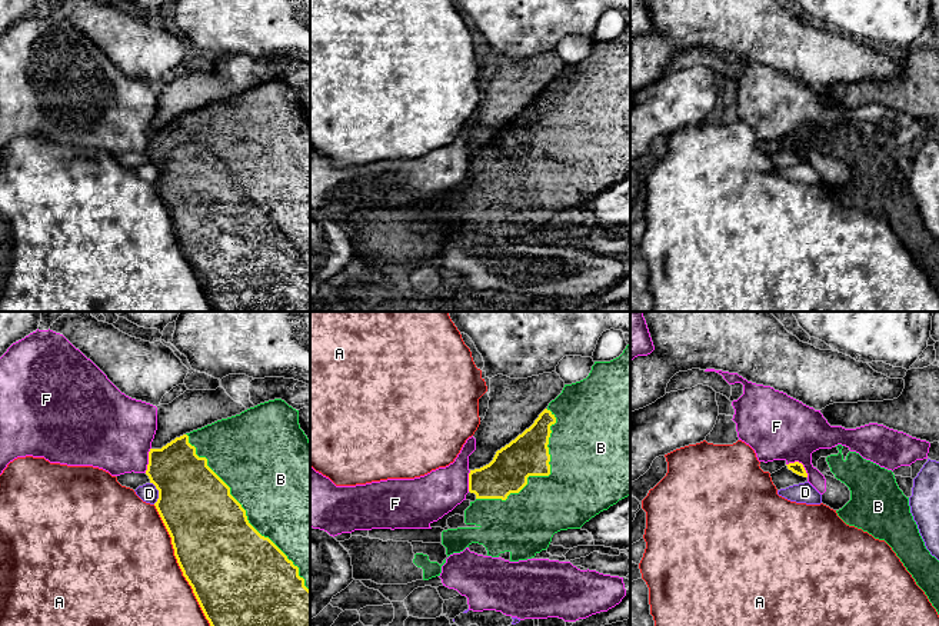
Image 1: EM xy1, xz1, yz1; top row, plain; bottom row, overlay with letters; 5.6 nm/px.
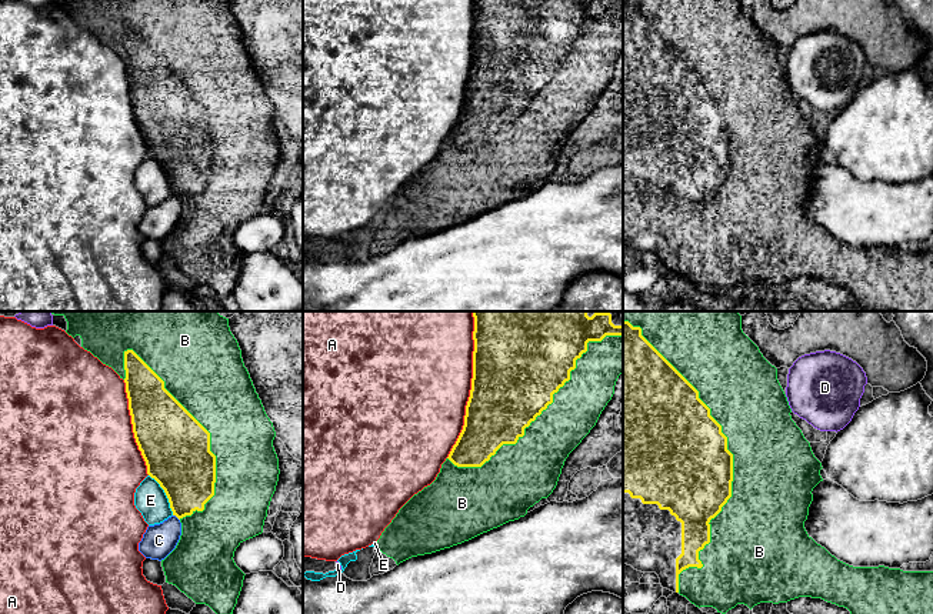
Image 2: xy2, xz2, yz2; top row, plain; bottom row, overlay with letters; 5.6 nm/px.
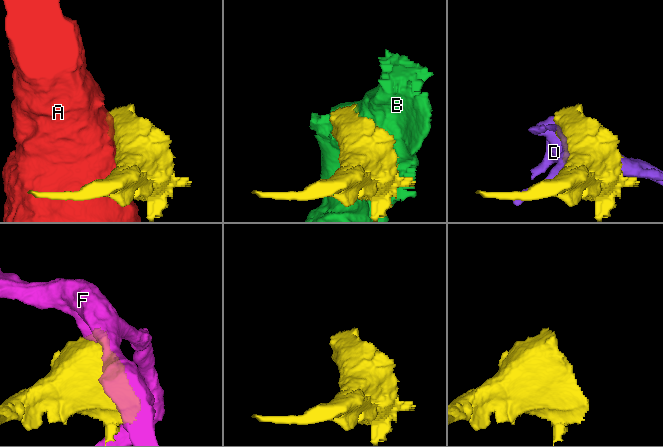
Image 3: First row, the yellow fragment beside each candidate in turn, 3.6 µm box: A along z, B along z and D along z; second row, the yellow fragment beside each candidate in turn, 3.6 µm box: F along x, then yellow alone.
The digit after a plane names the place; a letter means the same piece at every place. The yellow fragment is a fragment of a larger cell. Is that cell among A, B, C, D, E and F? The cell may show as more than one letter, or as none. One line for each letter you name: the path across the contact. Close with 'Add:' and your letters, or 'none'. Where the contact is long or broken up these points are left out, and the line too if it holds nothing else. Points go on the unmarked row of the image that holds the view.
Add: B

